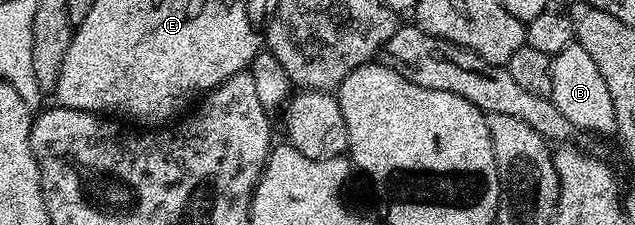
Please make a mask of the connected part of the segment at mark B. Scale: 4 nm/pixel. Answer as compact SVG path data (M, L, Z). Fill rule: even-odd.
M578 43L565 47L561 52L554 54L551 59L553 71L553 87L551 88L551 101L569 119L576 129L588 129L591 133L616 132L615 112L613 111L613 99L609 95L609 87L605 87L605 78L601 71L597 71L597 63L593 63L589 51Z

